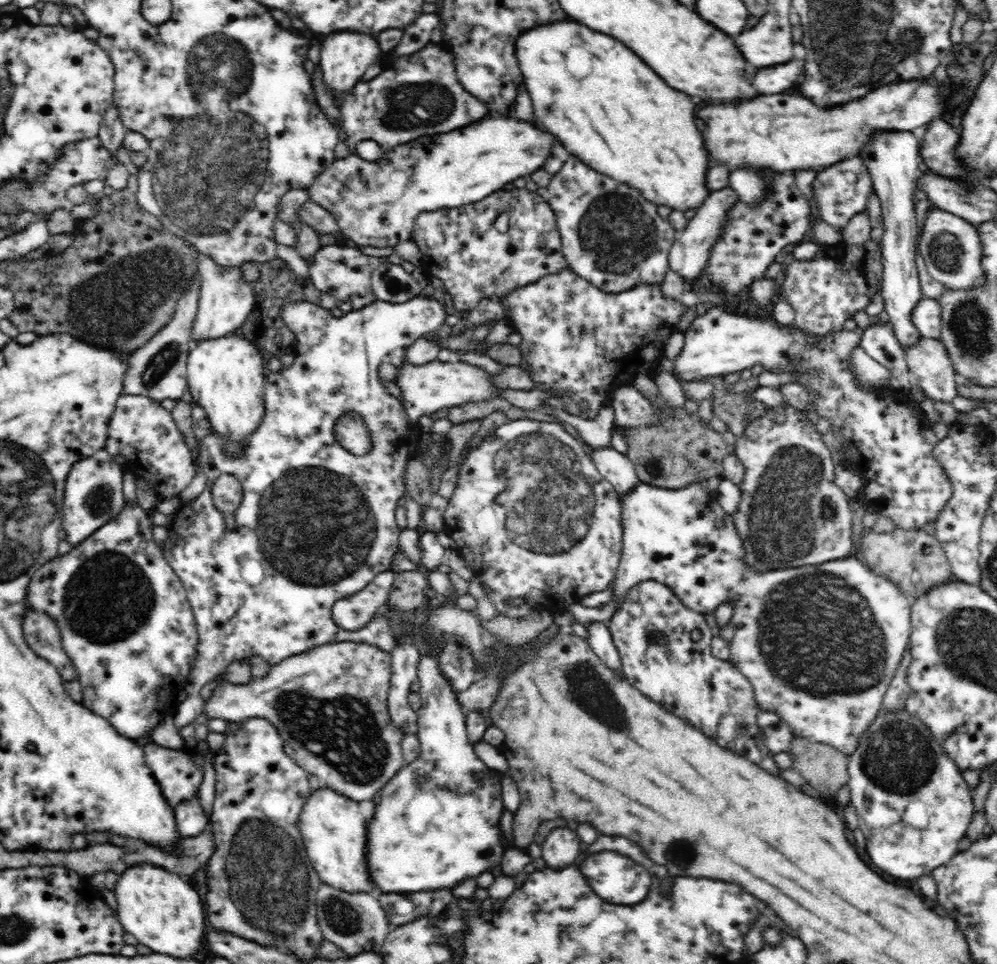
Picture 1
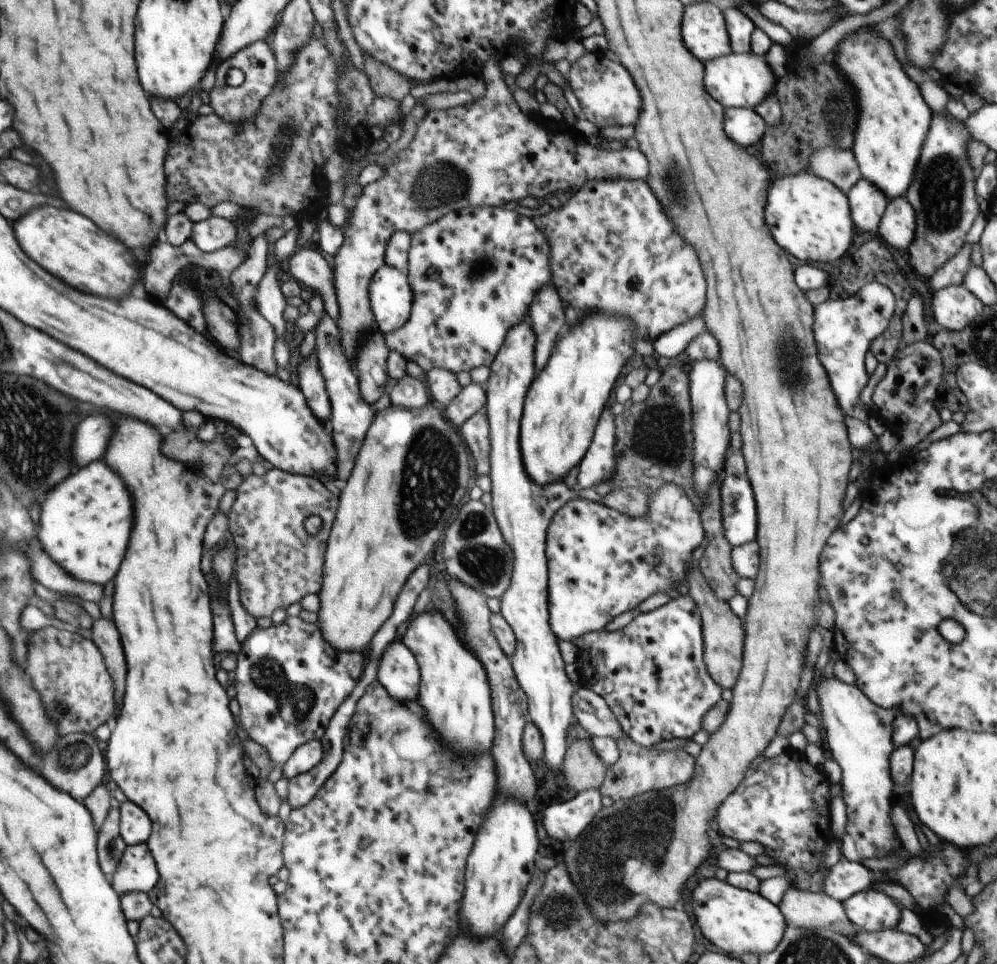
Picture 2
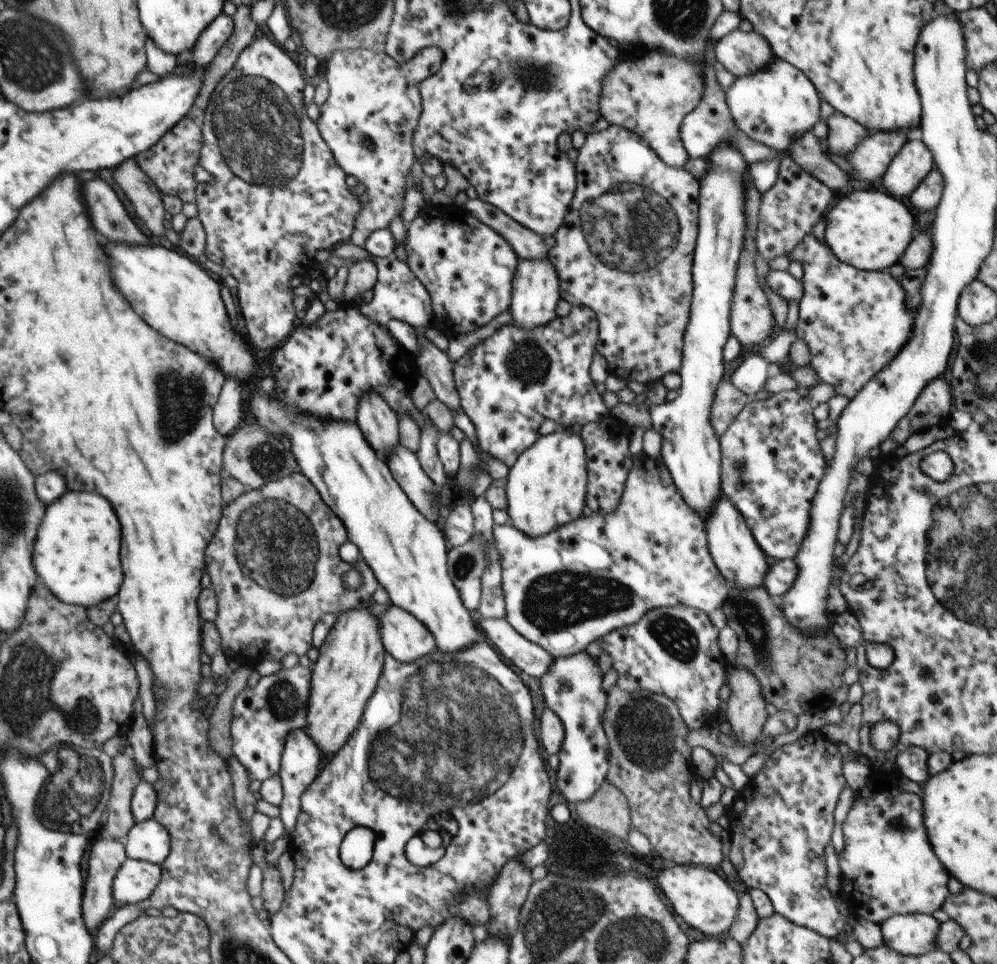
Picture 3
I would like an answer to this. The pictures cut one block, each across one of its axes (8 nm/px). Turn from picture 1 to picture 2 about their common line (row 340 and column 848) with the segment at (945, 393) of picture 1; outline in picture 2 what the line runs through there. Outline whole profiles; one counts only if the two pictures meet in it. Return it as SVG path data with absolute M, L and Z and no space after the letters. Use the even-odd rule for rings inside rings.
M790 887L778 904L788 925L801 928L828 928L852 941L856 934L841 901L824 893Z

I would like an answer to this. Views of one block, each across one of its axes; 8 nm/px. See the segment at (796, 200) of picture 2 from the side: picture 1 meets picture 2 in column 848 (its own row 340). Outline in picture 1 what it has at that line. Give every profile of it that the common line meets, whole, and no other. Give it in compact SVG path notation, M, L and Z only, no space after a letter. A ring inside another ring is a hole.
M235 332L220 339L209 339L193 344L192 350L186 358L187 383L194 397L196 406L200 406L206 412L213 432L215 432L225 445L223 452L229 456L240 454L240 444L248 440L248 436L262 424L265 411L264 384L264 360L260 351L256 348L256 341L250 342L243 336L236 336Z

